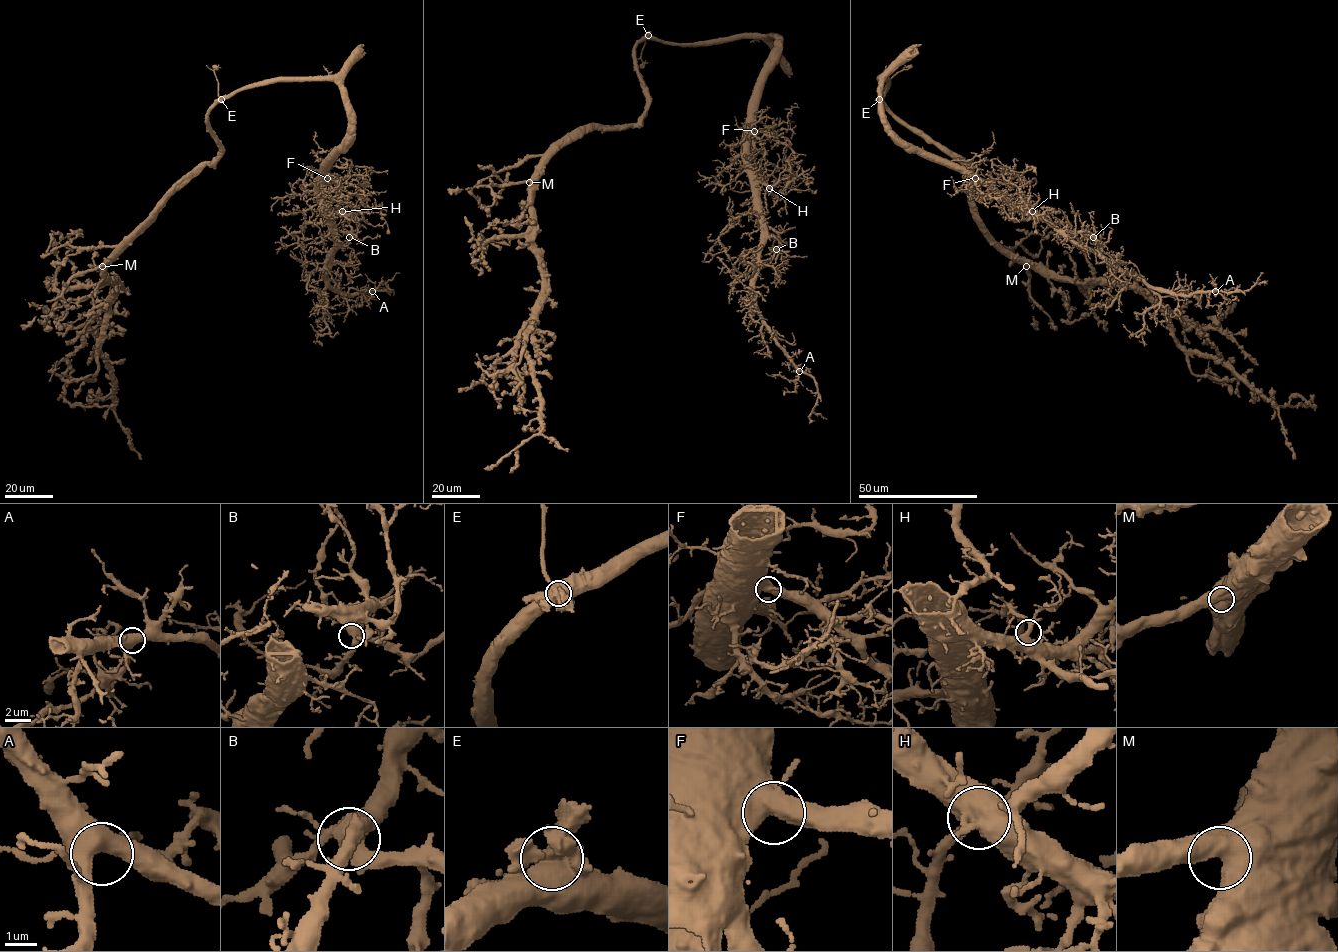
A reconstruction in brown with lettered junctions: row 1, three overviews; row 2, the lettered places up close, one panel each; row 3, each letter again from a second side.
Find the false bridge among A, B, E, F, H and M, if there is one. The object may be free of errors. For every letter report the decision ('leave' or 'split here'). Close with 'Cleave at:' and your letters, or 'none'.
A: leave
B: leave
E: split here
F: leave
H: leave
M: leave
Cleave at: E

